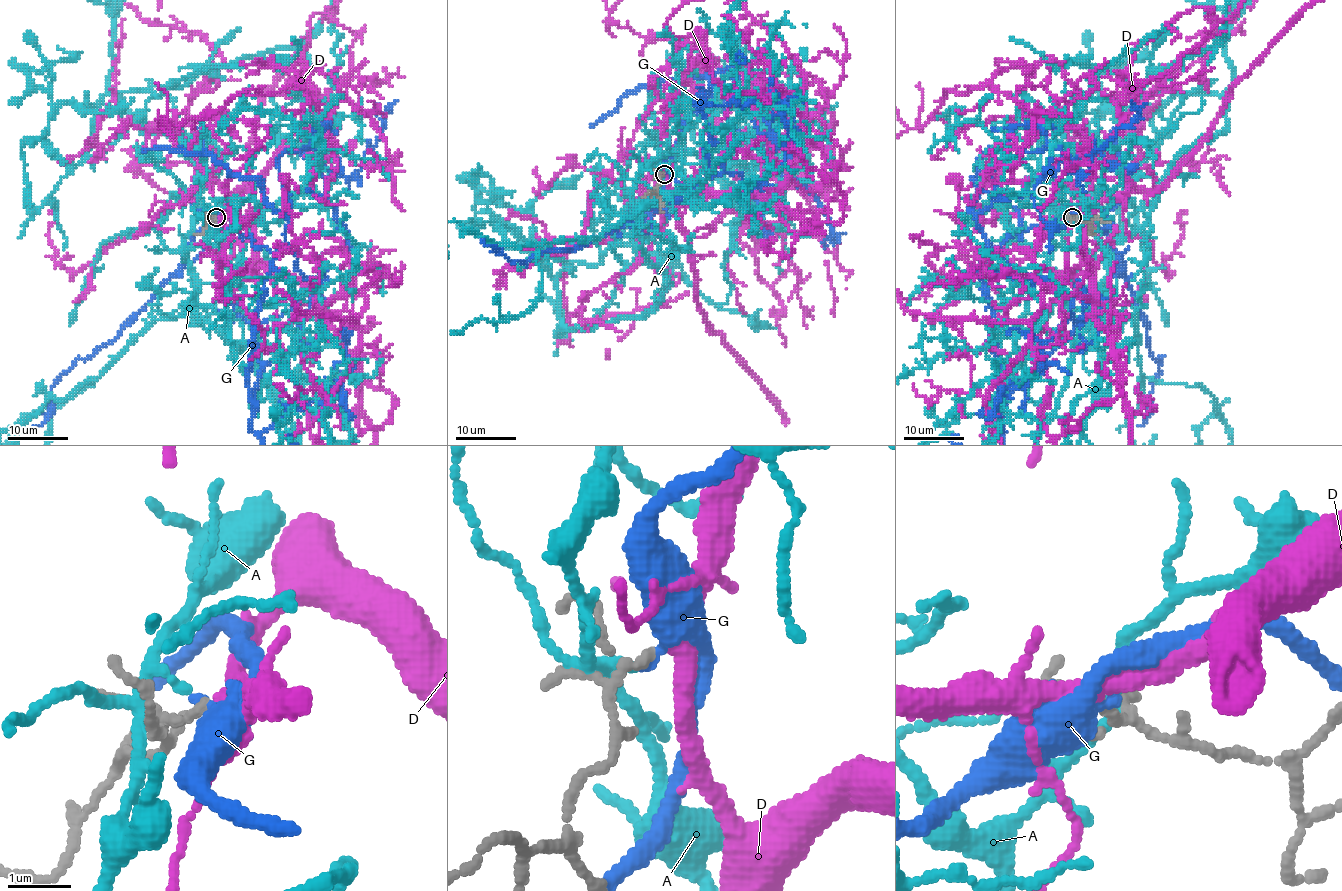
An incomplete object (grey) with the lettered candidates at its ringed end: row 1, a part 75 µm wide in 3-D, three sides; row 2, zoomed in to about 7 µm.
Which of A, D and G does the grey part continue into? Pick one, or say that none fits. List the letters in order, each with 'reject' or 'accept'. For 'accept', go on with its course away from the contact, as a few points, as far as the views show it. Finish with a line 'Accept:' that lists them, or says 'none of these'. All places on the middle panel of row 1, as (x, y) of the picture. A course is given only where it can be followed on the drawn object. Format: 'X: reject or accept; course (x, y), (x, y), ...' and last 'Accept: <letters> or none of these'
A: reject
D: accept
G: reject
Accept: D

